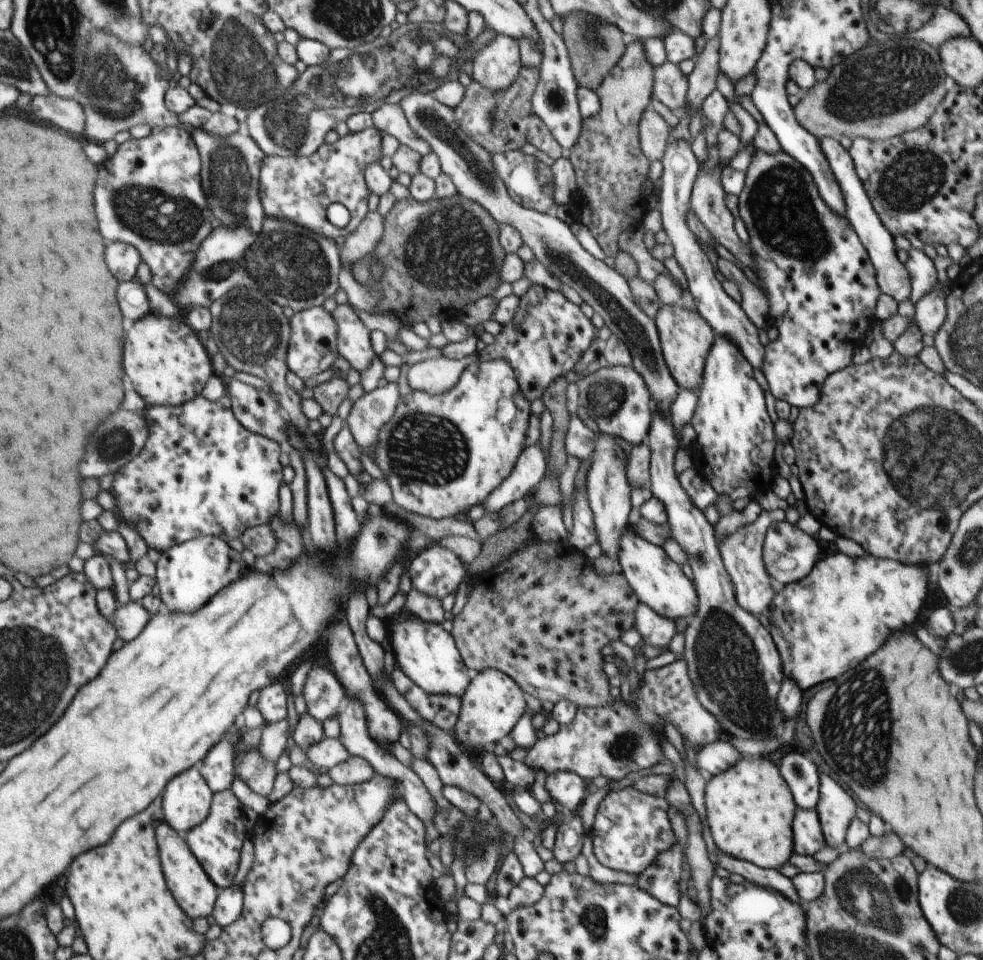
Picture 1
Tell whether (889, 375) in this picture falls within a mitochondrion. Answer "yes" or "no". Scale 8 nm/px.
no

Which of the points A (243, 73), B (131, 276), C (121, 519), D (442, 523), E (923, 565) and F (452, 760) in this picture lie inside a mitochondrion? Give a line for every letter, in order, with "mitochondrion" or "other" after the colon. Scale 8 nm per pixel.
A: mitochondrion
B: other
C: other
D: other
E: other
F: other

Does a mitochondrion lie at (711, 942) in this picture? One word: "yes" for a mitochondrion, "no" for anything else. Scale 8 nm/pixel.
no

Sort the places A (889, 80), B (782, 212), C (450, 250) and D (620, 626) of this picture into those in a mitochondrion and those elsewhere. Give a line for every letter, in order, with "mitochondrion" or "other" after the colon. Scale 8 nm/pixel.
A: mitochondrion
B: mitochondrion
C: mitochondrion
D: other

